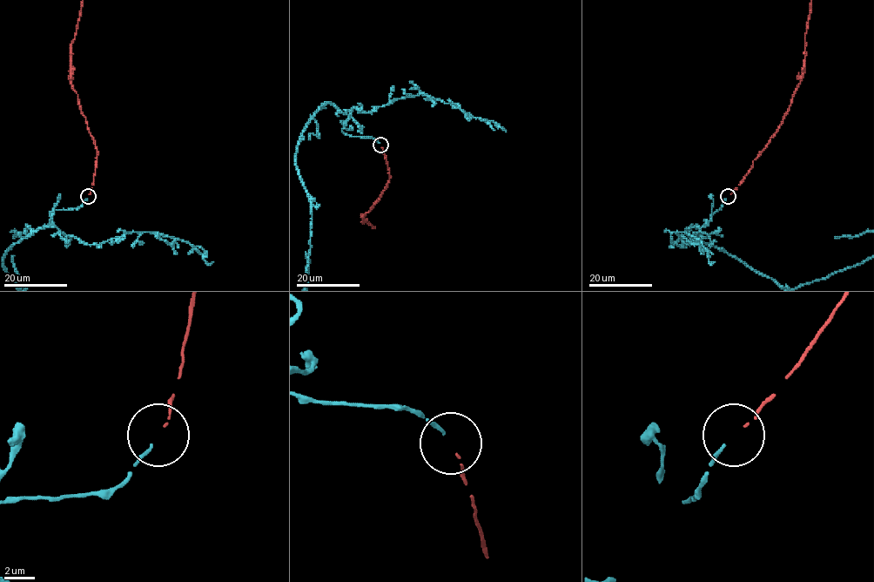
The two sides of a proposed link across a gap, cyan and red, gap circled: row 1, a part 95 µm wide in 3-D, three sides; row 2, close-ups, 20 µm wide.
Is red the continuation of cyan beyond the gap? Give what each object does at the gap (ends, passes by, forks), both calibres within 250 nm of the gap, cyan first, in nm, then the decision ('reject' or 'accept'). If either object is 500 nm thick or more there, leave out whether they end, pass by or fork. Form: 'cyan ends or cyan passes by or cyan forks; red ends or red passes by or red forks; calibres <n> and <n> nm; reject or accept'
cyan ends; red ends; calibres 200 and 100 nm; accept

